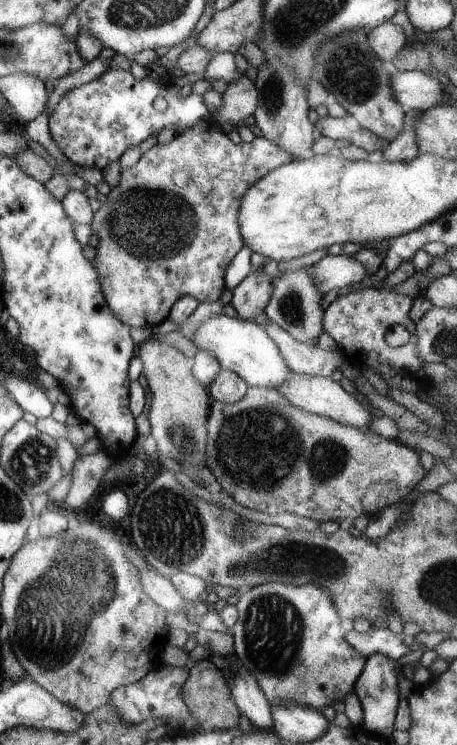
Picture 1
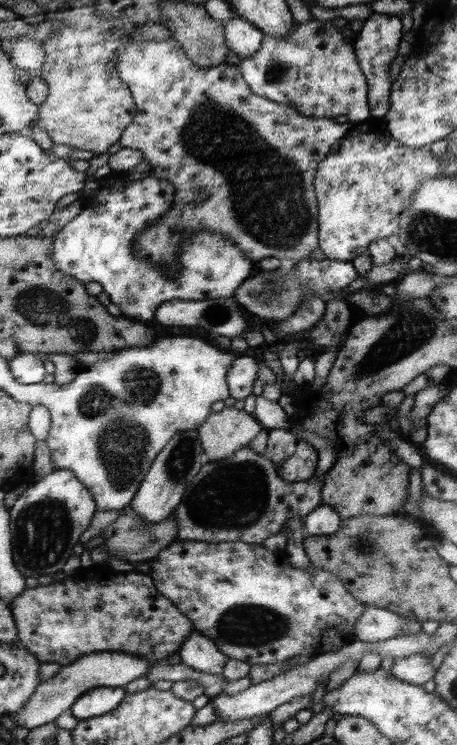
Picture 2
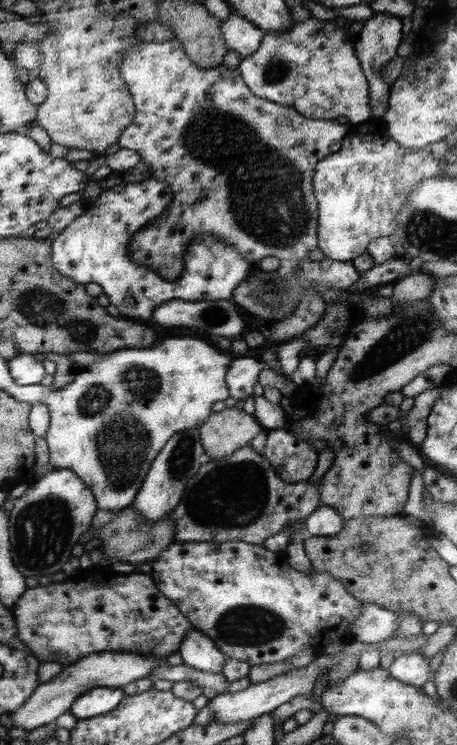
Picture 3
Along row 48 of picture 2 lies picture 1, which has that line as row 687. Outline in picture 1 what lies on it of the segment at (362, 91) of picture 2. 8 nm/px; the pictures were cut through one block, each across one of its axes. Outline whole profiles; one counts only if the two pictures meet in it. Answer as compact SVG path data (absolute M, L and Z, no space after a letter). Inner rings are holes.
M266 582L254 586L246 594L242 593L236 609L239 613L238 622L230 628L234 653L252 672L270 707L284 702L296 702L300 706L310 706L321 712L326 706L340 707L344 698L353 692L366 659L346 642L346 631L340 626L342 618L330 592L324 590L324 586Z

